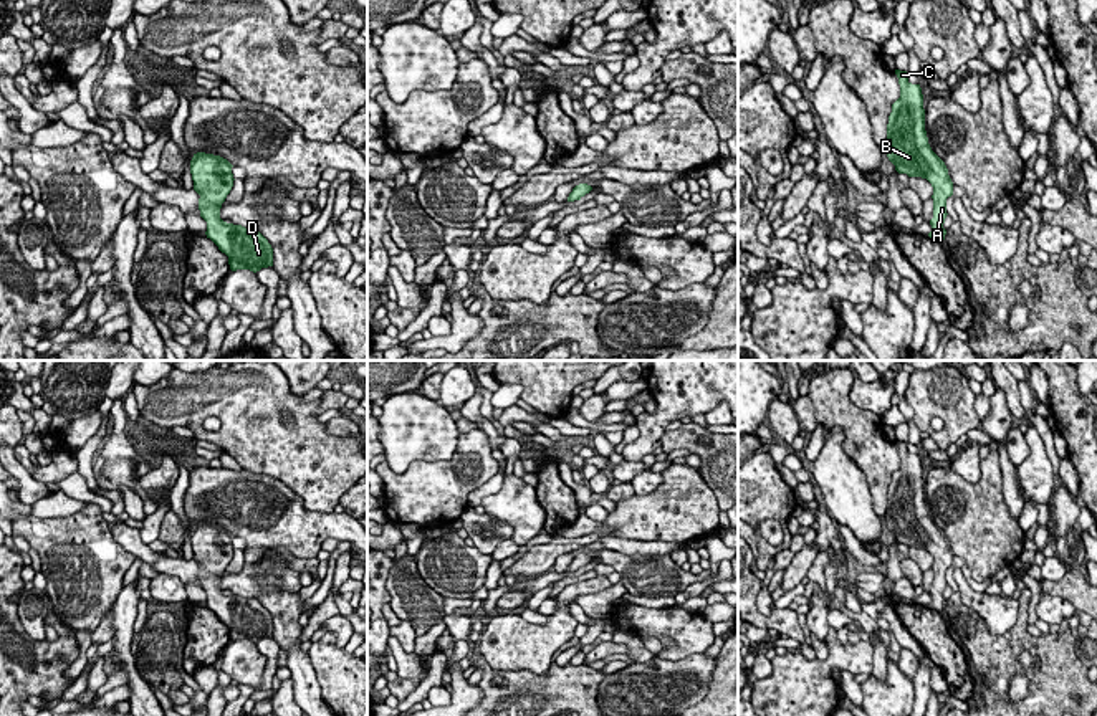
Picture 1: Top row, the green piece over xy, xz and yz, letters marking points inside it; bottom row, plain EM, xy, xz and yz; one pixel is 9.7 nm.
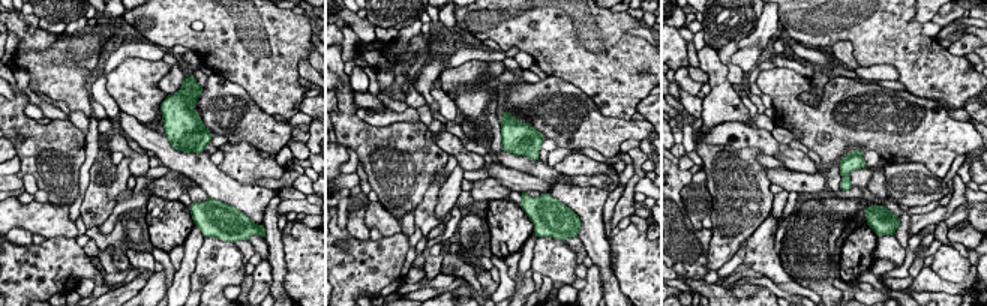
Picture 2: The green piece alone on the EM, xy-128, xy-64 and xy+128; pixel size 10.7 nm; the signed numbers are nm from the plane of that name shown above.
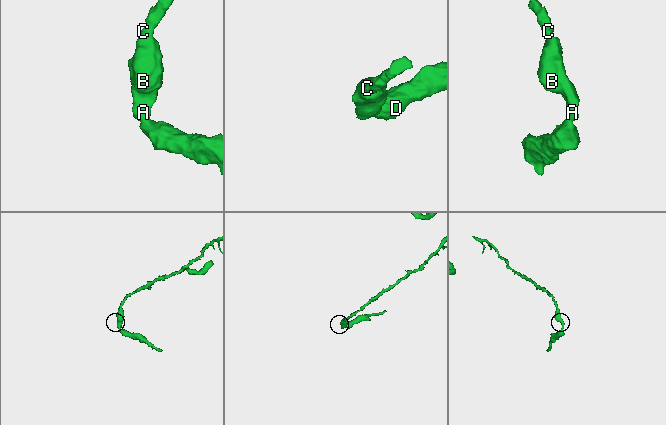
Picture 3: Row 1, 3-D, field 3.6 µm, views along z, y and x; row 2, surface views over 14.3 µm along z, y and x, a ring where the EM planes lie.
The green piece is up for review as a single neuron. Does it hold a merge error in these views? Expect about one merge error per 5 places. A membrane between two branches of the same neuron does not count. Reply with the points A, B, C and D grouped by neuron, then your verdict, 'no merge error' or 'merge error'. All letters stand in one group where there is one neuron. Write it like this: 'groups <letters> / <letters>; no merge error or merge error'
groups A B C D; no merge error

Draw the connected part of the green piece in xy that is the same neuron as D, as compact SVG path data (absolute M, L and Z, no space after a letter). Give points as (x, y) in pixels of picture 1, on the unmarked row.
M197 523L190 531L194 561L200 566L200 587L207 592L207 609L228 627L232 642L273 637L273 618L256 599L227 594L220 579L233 557L232 534L213 524Z

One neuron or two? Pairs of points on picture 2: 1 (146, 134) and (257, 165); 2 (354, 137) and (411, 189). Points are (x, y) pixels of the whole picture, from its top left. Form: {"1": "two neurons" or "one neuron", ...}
{"1": "two neurons", "2": "one neuron"}

